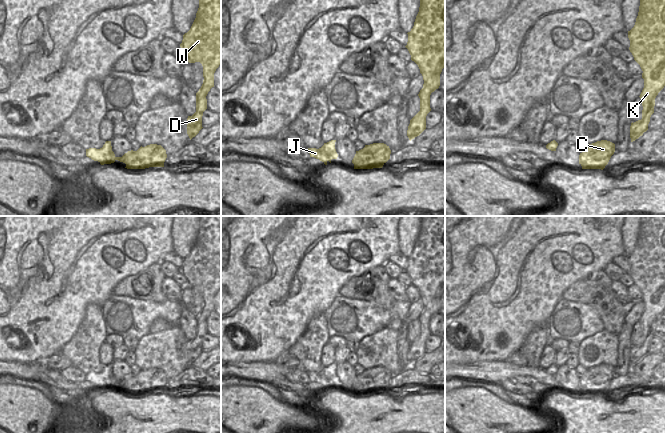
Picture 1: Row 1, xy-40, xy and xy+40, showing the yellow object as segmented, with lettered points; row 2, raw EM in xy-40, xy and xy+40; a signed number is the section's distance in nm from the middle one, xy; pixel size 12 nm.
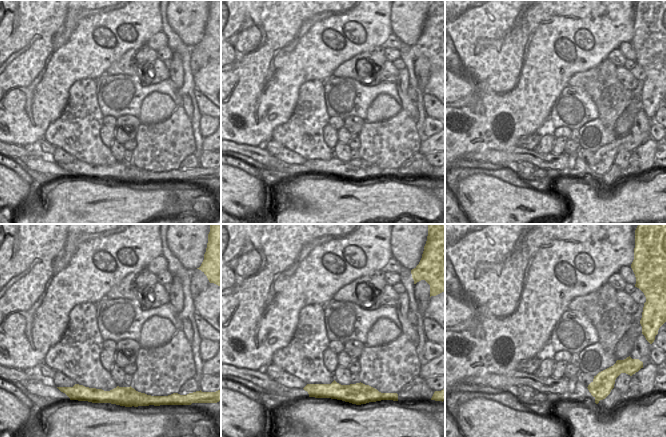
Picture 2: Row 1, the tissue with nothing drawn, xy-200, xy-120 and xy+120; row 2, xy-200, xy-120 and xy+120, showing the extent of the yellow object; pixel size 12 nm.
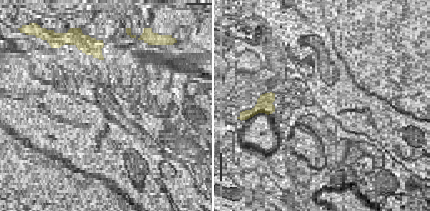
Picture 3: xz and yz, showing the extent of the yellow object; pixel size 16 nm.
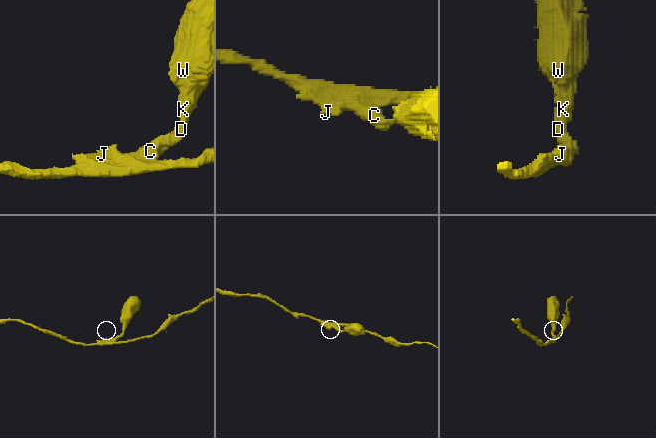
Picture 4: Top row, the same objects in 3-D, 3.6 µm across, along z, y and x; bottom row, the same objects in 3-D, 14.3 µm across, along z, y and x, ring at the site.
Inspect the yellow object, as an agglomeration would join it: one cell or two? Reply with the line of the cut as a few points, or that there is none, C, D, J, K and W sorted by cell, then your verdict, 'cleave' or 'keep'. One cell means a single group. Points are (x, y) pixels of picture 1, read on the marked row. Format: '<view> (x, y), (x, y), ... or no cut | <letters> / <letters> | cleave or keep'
xy+40 (588, 145), (591, 153), (594, 153), (598, 158), (597, 168) | C D K W / J | cleave

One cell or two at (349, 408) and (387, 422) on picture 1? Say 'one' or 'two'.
one

